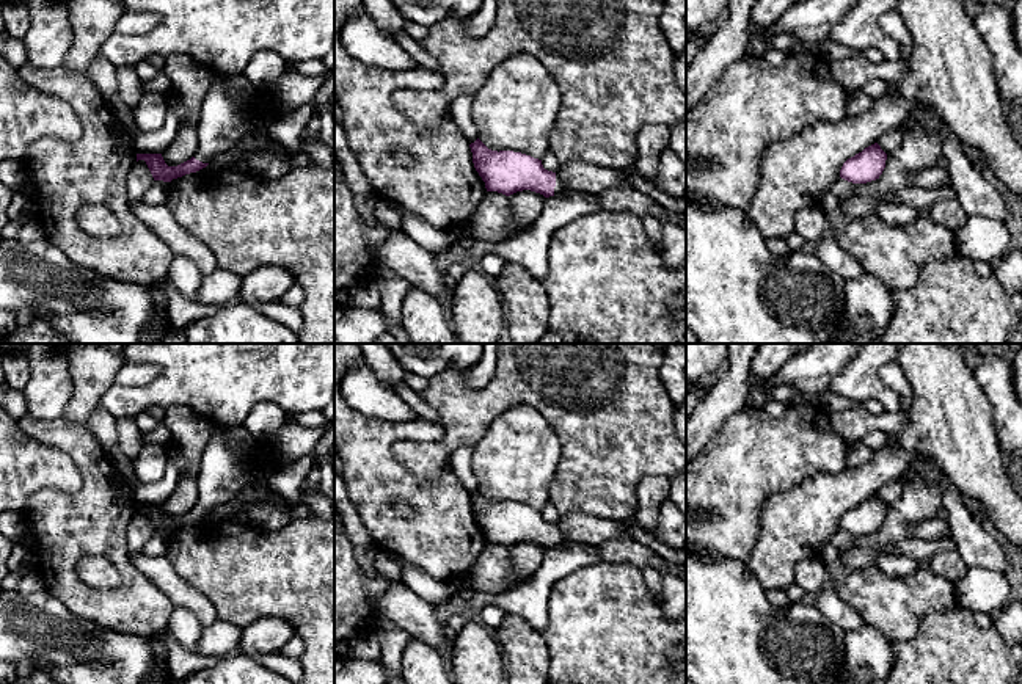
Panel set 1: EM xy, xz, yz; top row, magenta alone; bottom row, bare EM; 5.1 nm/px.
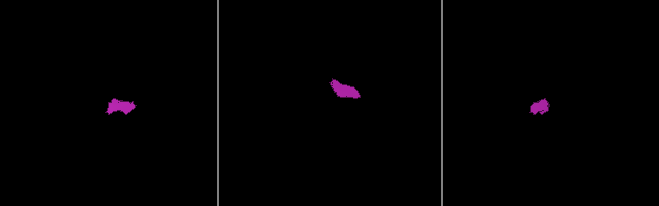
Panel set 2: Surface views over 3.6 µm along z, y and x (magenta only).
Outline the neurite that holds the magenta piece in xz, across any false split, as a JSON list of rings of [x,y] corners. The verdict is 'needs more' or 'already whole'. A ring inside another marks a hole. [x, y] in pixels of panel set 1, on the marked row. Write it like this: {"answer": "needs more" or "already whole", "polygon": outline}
{"answer": "needs more", "polygon": [[[479,138],[469,147],[474,168],[485,182],[487,191],[510,196],[531,190],[545,198],[567,191],[559,176],[545,169],[538,158],[513,151],[491,151]]]}

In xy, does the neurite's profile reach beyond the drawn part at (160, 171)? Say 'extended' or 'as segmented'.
extended

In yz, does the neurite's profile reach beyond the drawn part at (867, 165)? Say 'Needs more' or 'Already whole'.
Already whole

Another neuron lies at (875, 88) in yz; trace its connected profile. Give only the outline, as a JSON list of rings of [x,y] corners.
[[[871,78],[870,82],[867,82],[860,88],[859,93],[863,94],[863,96],[870,96],[873,99],[878,99],[878,97],[887,94],[887,82],[878,80],[878,78]]]

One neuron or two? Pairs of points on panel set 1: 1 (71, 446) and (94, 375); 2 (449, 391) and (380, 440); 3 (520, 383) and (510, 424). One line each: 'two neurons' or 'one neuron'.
1: two neurons
2: two neurons
3: two neurons

